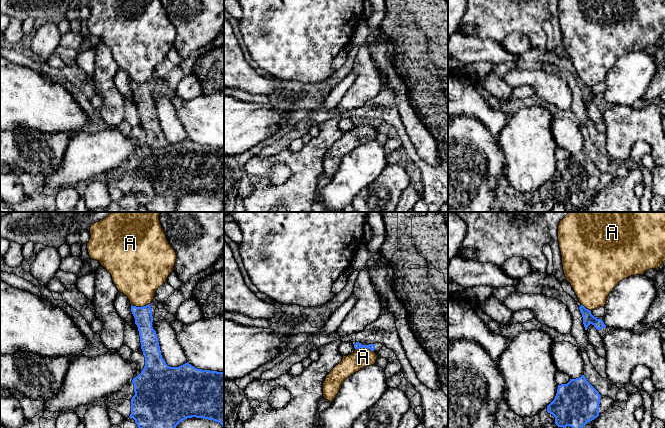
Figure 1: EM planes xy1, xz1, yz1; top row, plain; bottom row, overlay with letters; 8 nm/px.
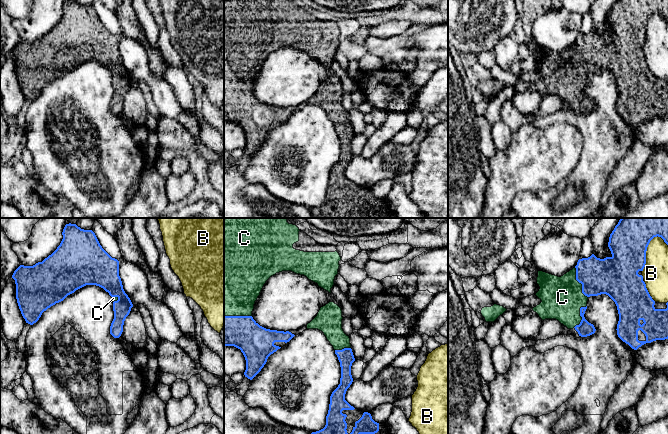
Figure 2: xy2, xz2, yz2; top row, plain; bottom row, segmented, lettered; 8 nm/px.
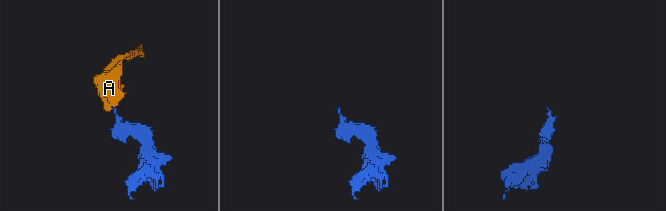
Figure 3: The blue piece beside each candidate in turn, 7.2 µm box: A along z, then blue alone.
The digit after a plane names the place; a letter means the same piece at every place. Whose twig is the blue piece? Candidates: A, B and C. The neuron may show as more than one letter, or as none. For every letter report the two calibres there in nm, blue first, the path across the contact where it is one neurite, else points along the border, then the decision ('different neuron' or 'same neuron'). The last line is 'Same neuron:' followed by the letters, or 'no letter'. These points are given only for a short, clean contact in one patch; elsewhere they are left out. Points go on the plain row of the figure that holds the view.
A: 140/360 nm | along xy1 (149, 79), (143, 82), (131, 81) | different neuron
B: 320/200 nm | different neuron
C: 300/320 nm | same neuron
Same neuron: C

